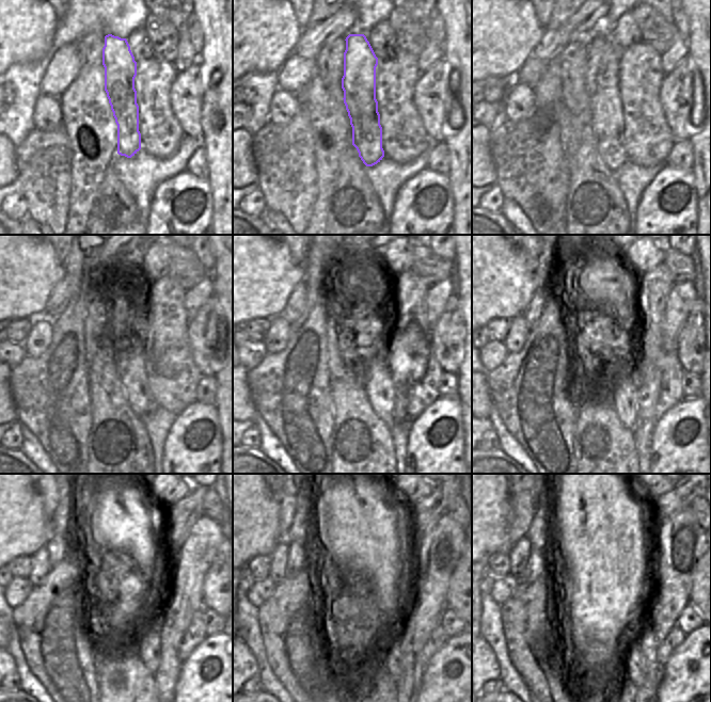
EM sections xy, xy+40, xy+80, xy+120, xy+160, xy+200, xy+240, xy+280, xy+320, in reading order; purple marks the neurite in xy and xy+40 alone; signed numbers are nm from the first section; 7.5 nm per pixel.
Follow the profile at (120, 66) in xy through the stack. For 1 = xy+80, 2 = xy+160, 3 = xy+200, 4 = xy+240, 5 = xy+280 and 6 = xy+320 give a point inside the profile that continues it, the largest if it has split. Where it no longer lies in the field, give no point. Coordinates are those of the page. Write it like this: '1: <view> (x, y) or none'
1: xy+80 (601, 81)
2: xy+160 (376, 379)
3: xy+200 (623, 397)
4: xy+240 (148, 649)
5: xy+280 (393, 660)
6: xy+320 (636, 666)

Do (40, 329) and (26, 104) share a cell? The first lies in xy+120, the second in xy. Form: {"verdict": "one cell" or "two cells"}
{"verdict": "two cells"}

